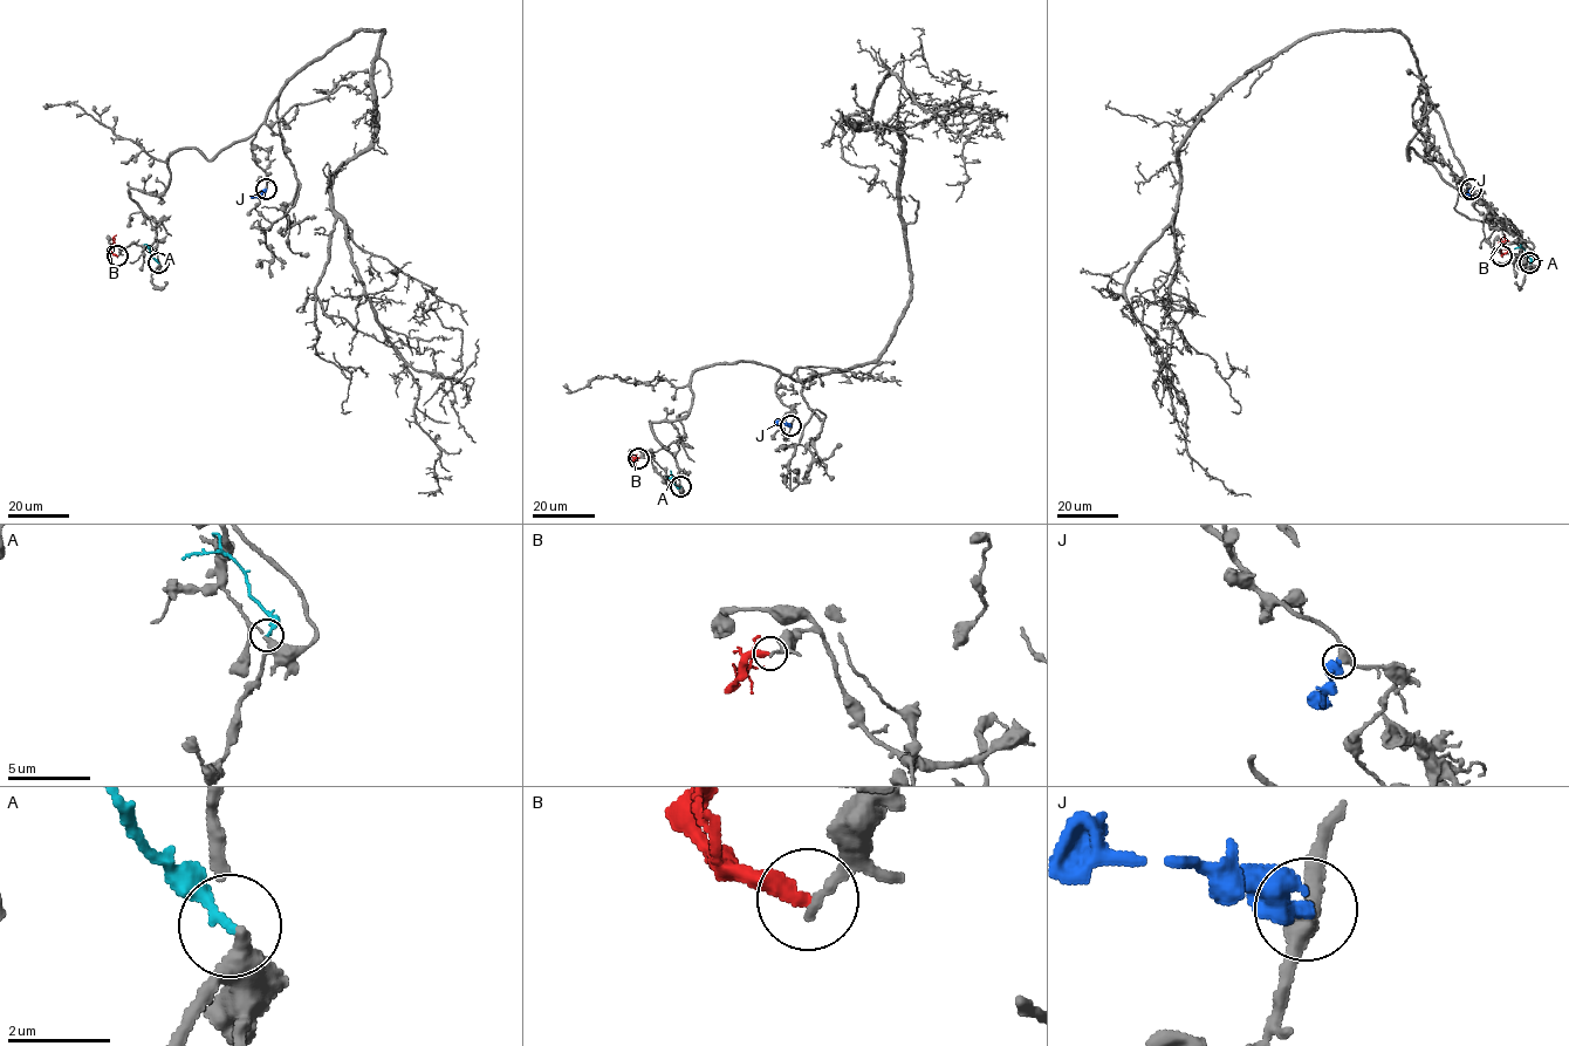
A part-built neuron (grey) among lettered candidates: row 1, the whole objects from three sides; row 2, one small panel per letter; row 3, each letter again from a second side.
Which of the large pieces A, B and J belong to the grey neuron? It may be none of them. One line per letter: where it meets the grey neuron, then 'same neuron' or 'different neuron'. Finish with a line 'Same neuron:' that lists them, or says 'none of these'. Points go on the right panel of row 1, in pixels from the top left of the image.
A: (1529, 262) | different neuron
B: (1501, 255) | different neuron
J: (1471, 189) | same neuron
Same neuron: J

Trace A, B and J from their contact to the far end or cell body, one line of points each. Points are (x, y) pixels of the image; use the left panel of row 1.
A: (158, 262), (149, 248)
B: (117, 255), (110, 251), (116, 234)
J: (266, 189), (257, 197), (251, 195)

